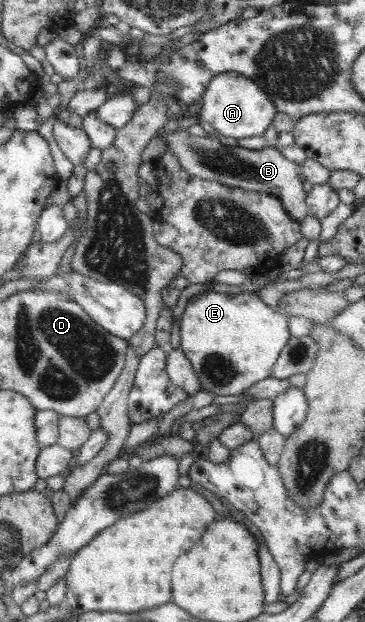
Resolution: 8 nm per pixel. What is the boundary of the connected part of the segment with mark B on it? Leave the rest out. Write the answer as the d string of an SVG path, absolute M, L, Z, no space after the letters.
M189 128L179 129L161 136L168 141L167 151L175 151L183 165L195 176L242 190L274 194L282 201L291 219L297 222L303 221L308 215L307 184L302 182L301 166L285 158L277 147L258 151L250 151L240 146L226 149L213 137L213 133L203 129L198 129L196 133L191 133Z

